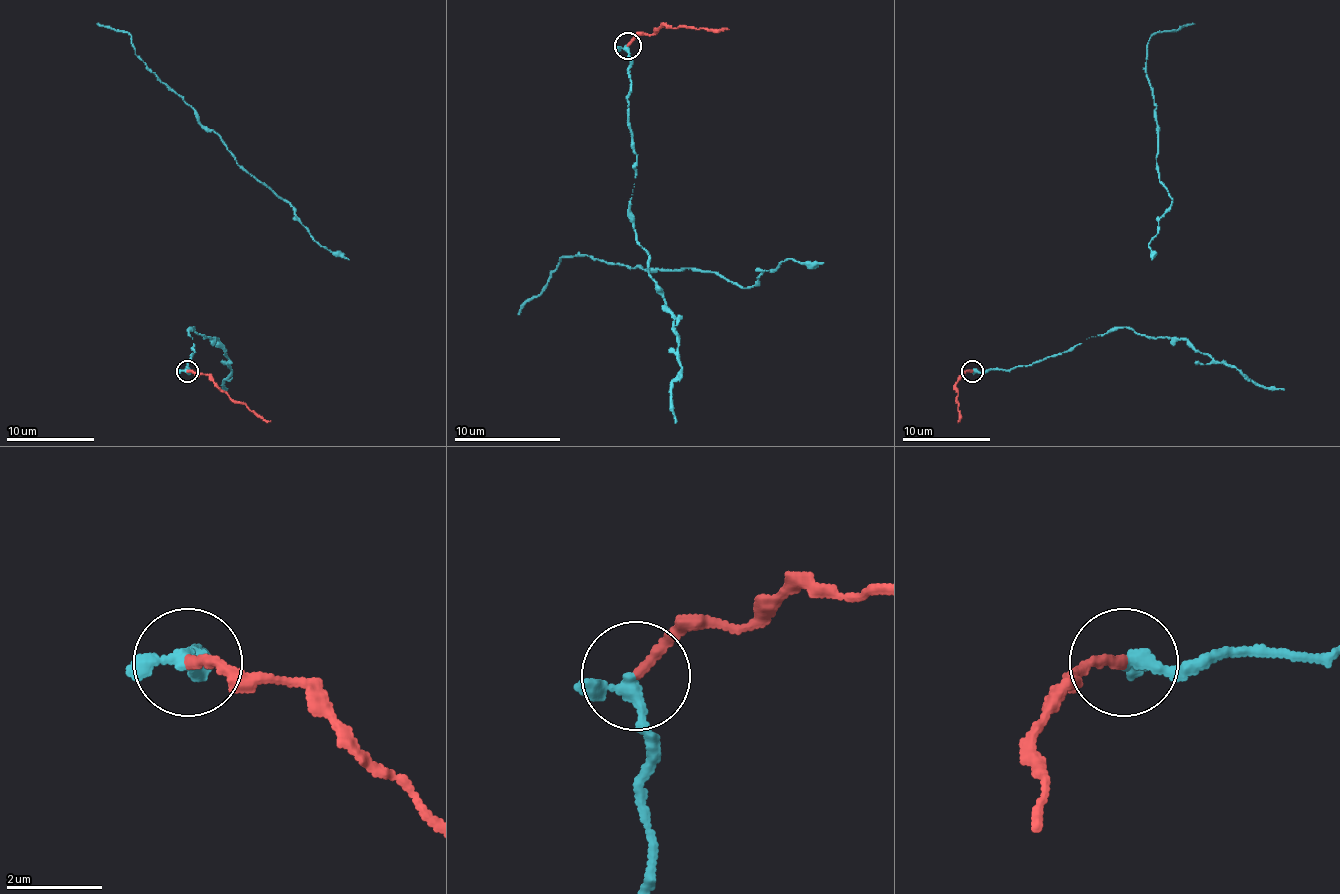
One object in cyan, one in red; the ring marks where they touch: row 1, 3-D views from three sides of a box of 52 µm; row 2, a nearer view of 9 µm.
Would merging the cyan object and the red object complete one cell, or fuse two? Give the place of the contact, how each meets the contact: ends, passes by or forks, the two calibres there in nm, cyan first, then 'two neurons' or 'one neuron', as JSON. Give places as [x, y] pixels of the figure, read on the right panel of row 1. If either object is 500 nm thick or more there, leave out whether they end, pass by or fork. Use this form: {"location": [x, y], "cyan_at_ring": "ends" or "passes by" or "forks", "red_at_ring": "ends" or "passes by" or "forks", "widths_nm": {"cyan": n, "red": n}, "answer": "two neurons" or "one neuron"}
{"location": [972, 371], "cyan_at_ring": "ends", "red_at_ring": "ends", "widths_nm": {"cyan": 380, "red": 200}, "answer": "one neuron"}

